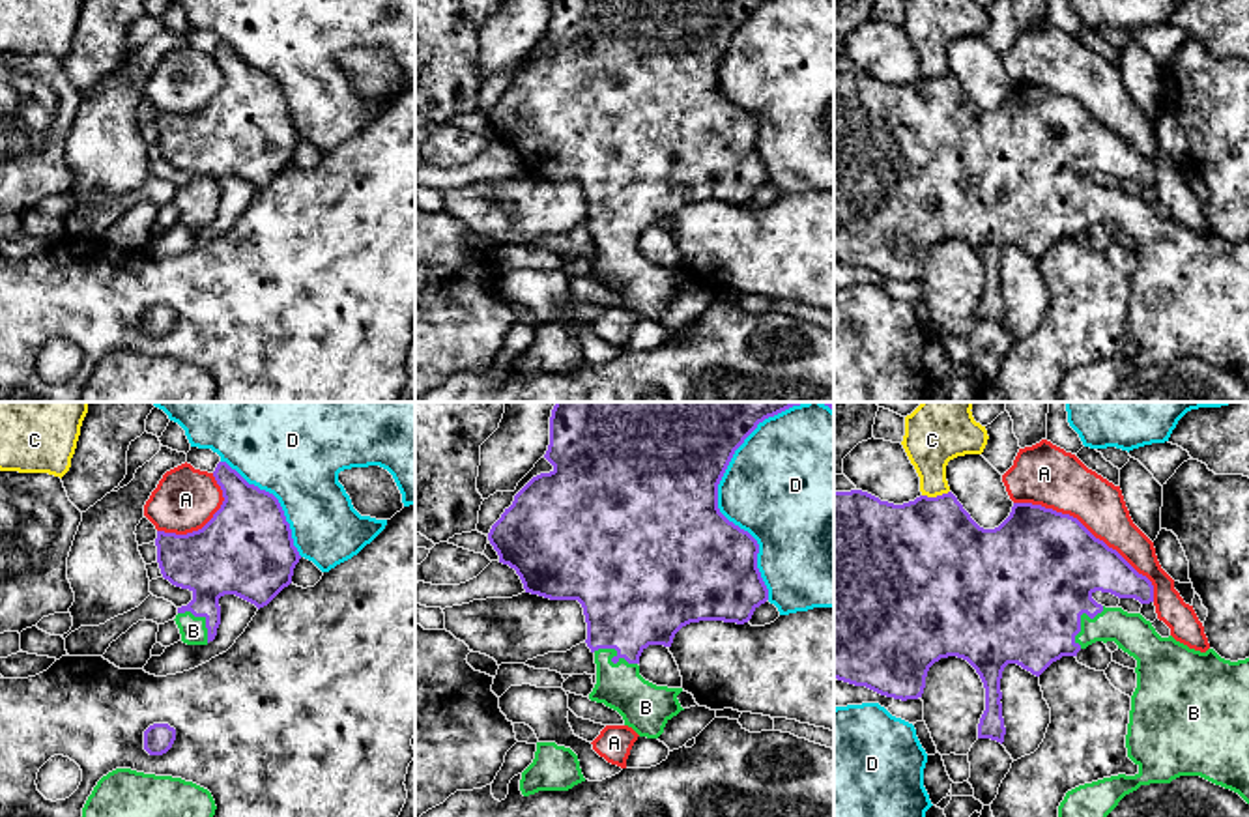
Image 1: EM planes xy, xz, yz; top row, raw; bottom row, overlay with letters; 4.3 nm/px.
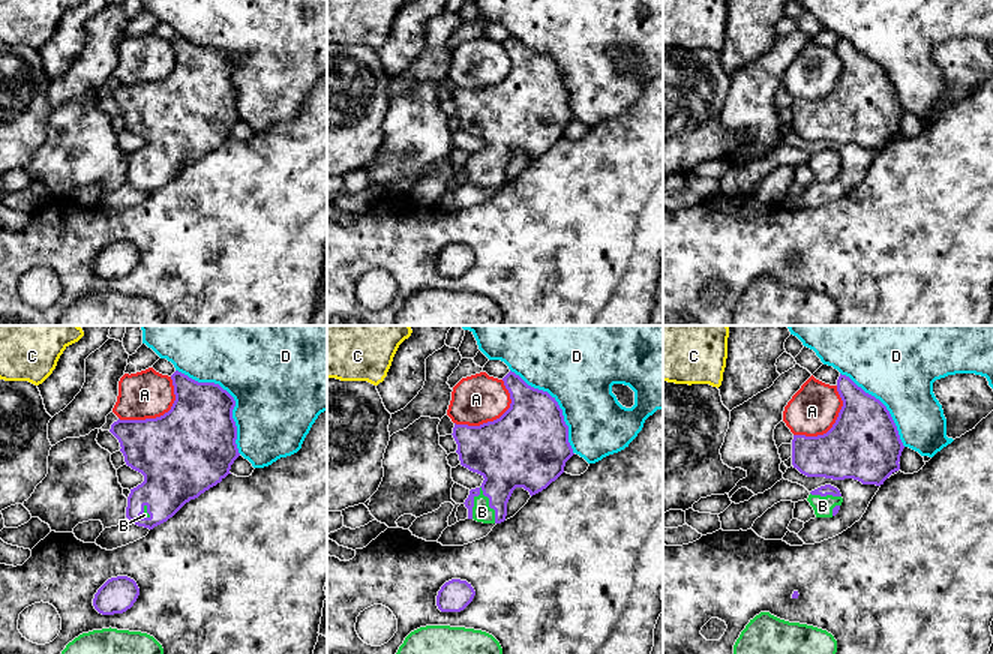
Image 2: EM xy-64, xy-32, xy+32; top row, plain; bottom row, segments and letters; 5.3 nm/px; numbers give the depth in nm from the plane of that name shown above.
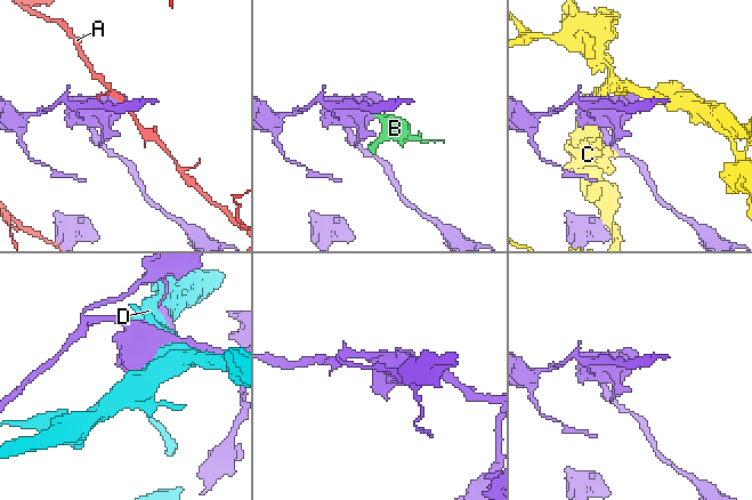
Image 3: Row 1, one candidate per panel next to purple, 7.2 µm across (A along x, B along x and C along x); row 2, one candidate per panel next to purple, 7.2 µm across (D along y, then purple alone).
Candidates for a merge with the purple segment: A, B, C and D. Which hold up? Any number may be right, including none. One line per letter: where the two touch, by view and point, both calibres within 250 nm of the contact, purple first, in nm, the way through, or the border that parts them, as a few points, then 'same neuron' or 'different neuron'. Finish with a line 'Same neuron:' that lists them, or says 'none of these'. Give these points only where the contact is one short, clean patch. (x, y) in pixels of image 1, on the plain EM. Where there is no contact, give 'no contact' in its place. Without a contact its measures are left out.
A: yz (1091, 114) | 480/240 nm | different neuron
B: xz (616, 230) | 460/200 nm | across xz (634, 176), (619, 206), (616, 230), (619, 268) | same neuron
C: yz (937, 77) | 460/220 nm | different neuron
D: xz (720, 94) | 500/440 nm | different neuron
Same neuron: B

